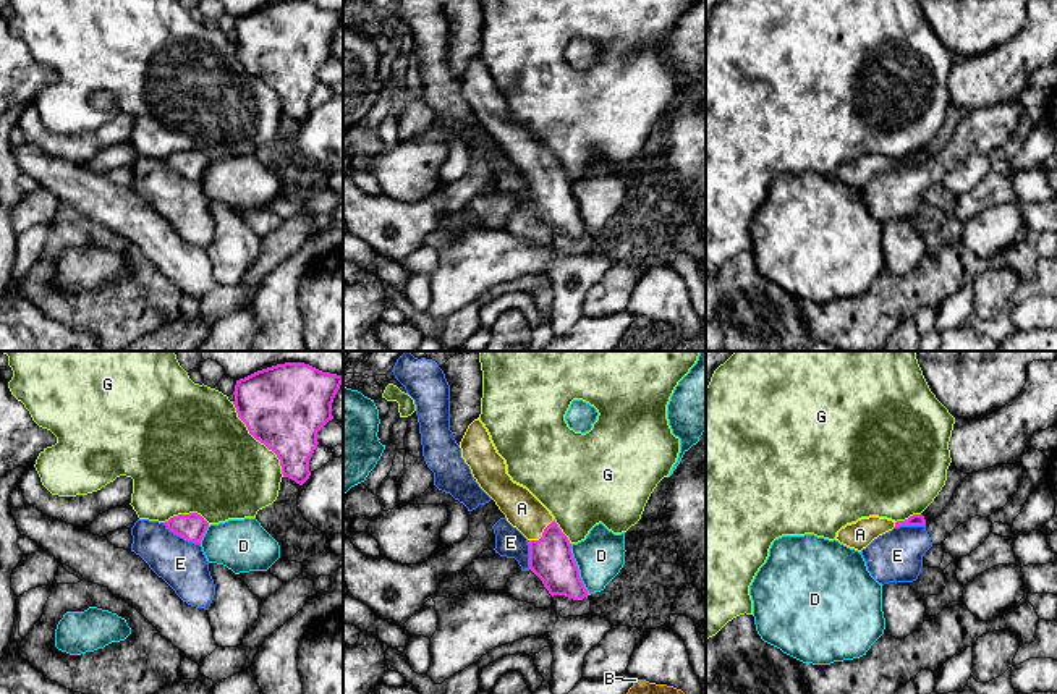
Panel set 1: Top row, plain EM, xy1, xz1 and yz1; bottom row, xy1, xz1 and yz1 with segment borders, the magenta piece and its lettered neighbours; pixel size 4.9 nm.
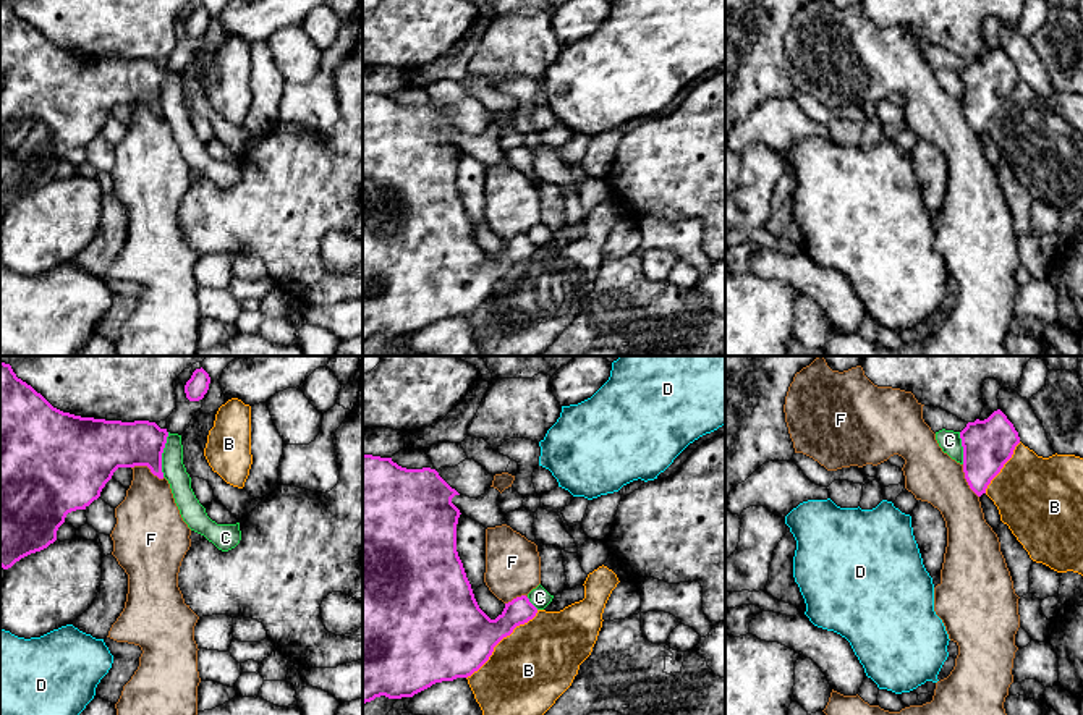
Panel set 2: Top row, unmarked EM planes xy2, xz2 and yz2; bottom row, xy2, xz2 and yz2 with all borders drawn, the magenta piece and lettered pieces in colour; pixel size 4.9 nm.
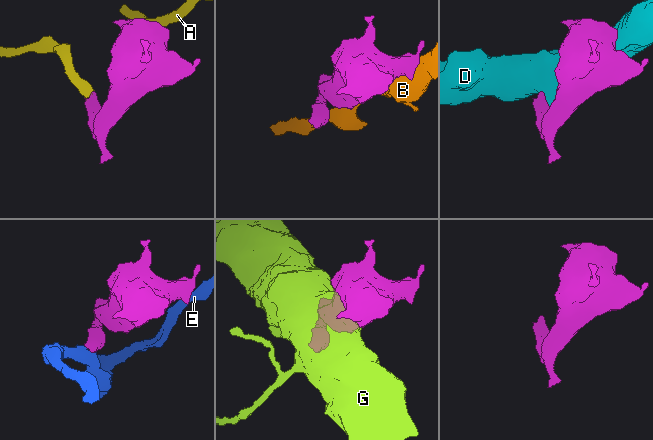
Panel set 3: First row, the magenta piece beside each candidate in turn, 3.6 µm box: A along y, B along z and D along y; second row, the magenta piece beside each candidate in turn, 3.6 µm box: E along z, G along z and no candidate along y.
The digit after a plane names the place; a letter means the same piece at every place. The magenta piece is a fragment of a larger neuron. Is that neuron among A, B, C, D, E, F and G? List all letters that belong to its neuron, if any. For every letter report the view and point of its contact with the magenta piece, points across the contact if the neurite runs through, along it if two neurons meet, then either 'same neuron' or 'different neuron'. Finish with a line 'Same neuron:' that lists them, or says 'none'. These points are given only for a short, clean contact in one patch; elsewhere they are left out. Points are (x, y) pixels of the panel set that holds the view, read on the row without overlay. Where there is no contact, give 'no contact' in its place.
A: meets magenta in xz1 at (543, 172); runs through xz1 (551, 196), (551, 188), (543, 172), (522, 146); same neuron
B: meets magenta in xz2 at (501, 277); different neuron
C: meets magenta in xy2 at (161, 93); different neuron
D: meets magenta in xz1 at (578, 207); border along xz1 (570, 181), (578, 214), (590, 232); different neuron
E: meets magenta in xy1 at (182, 173); border along xy1 (162, 160), (185, 177), (199, 181); different neuron
F: meets magenta in xy2 at (148, 104); border along xy2 (131, 104), (146, 104), (159, 115), (164, 115); different neuron
G: meets magenta in xy1 at (258, 76); different neuron
Same neuron: A

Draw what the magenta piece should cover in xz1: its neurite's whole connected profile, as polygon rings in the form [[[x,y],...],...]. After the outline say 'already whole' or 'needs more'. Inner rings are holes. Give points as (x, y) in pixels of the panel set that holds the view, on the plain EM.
[[[479,55],[468,63],[460,86],[479,125],[495,139],[507,159],[528,176],[529,207],[549,231],[573,238],[588,235],[568,175],[550,149],[507,112],[505,97],[497,91]]] | needs more

